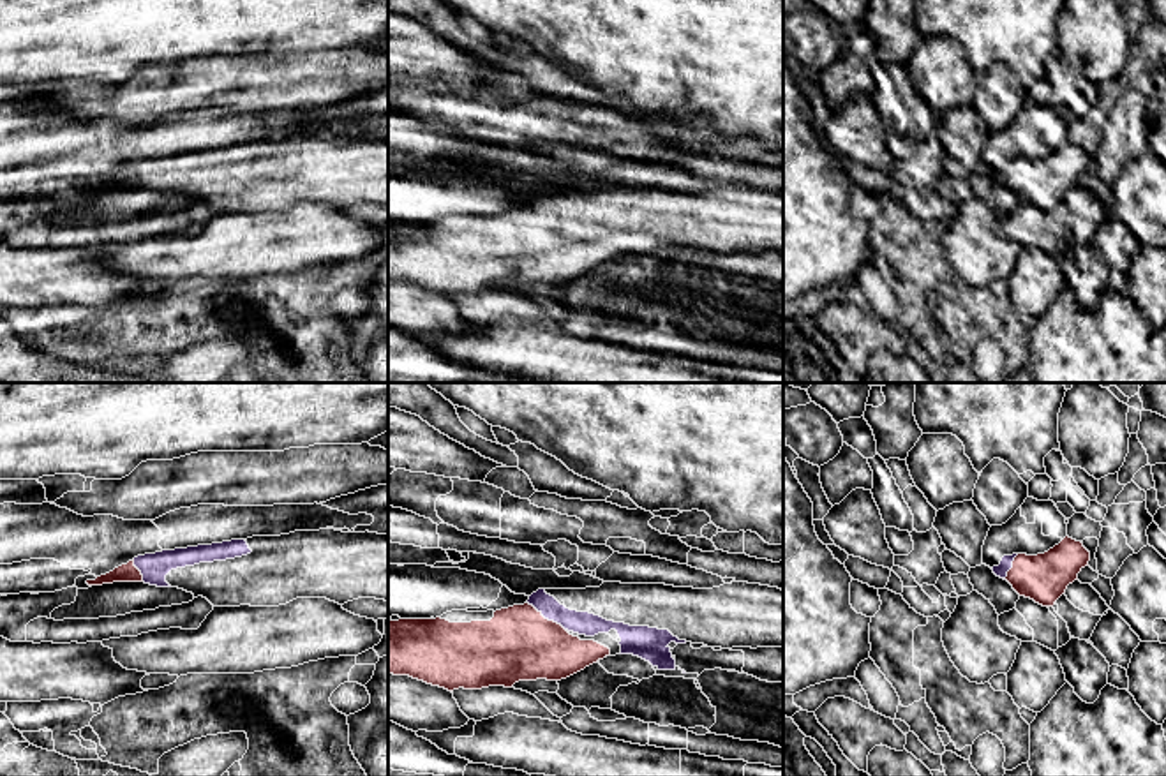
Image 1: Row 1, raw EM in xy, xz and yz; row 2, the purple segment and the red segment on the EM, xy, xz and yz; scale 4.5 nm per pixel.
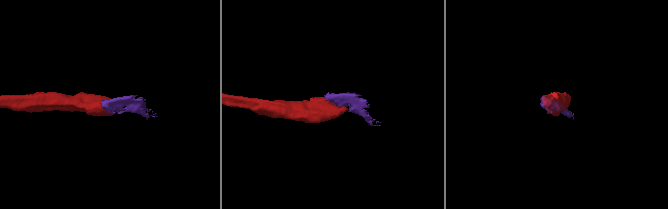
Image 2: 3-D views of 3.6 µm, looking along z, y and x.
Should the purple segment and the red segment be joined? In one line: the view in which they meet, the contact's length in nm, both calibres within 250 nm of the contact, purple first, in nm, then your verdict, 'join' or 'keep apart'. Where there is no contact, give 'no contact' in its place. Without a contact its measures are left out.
xz | 220 nm | 110/340 nm | join

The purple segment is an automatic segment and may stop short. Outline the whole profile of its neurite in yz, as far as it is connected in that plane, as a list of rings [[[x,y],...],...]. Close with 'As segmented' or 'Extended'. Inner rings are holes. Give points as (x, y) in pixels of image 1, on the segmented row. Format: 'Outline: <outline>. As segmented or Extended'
Outline: [[[1065,536],[1044,554],[1004,556],[993,573],[1007,580],[1013,589],[1043,607],[1053,607],[1078,573],[1088,566],[1090,552],[1081,541]]]. Extended

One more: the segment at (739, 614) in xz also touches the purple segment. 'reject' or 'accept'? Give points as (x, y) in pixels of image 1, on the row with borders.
accept

